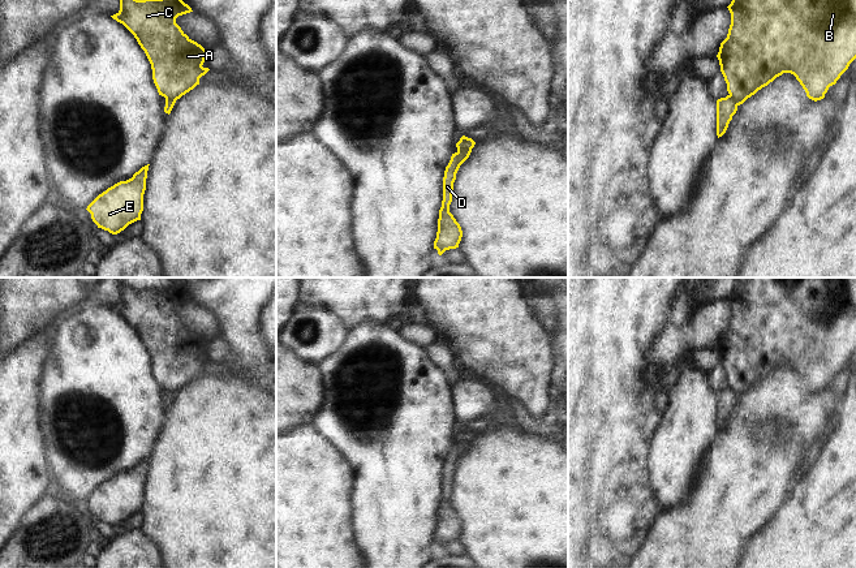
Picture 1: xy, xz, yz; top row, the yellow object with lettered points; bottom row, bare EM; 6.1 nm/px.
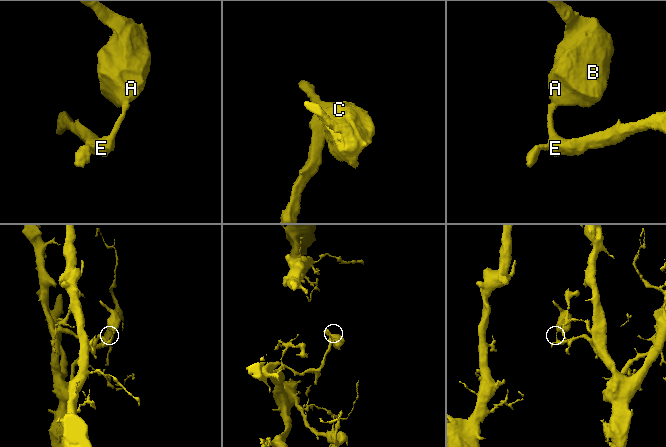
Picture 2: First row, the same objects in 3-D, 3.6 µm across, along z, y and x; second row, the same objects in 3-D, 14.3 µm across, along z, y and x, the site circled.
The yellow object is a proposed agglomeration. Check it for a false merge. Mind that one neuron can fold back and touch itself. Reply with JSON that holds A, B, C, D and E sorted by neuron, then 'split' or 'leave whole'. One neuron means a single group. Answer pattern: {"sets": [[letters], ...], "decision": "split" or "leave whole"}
{"sets": [["A", "B", "C", "D"], ["E"]], "decision": "split"}

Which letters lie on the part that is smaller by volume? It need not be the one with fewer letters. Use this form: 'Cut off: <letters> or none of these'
Cut off: A, B, C, D

